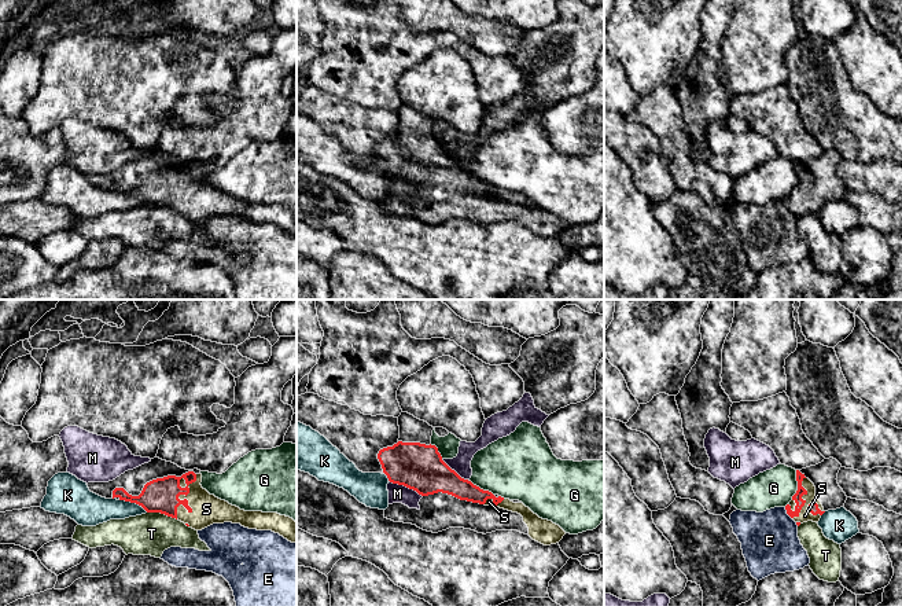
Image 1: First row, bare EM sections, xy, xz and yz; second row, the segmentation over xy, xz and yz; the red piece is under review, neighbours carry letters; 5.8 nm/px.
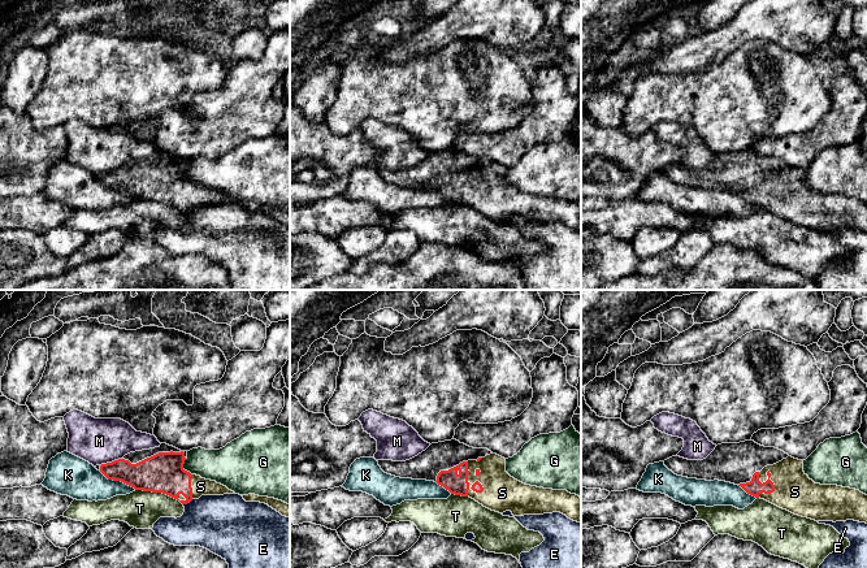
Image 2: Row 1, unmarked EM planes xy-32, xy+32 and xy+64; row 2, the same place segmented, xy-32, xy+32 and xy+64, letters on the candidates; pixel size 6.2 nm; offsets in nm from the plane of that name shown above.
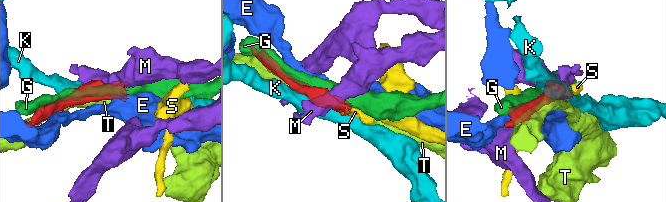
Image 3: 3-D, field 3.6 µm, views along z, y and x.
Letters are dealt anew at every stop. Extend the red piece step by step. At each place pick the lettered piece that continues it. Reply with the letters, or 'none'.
S

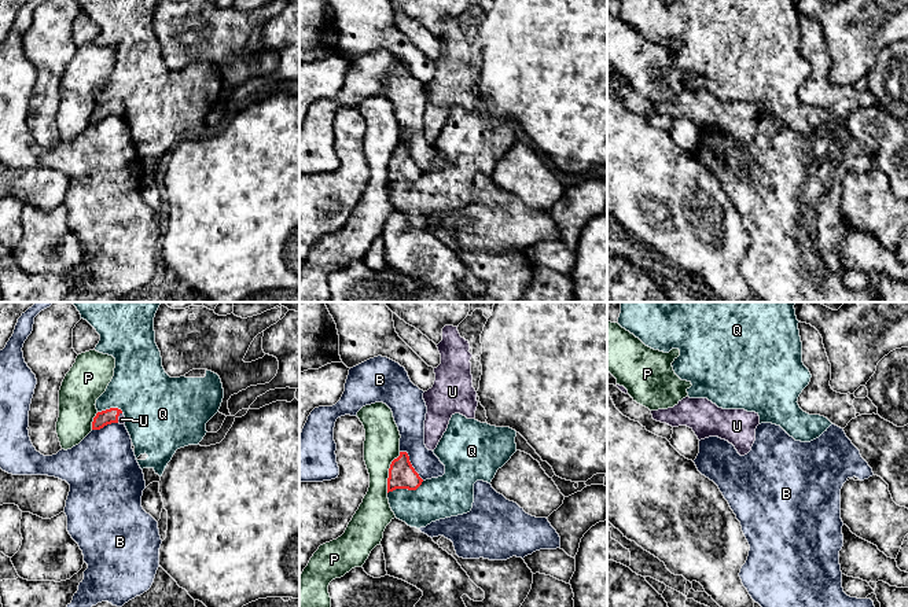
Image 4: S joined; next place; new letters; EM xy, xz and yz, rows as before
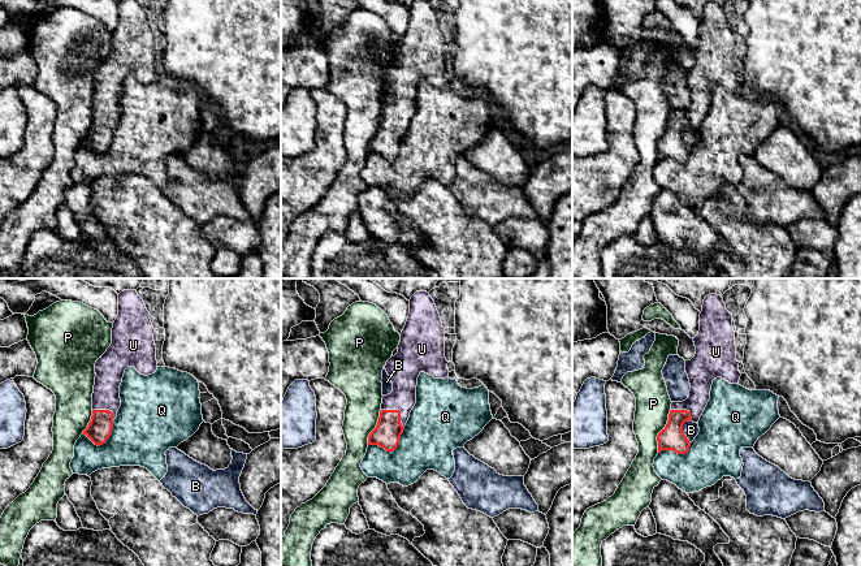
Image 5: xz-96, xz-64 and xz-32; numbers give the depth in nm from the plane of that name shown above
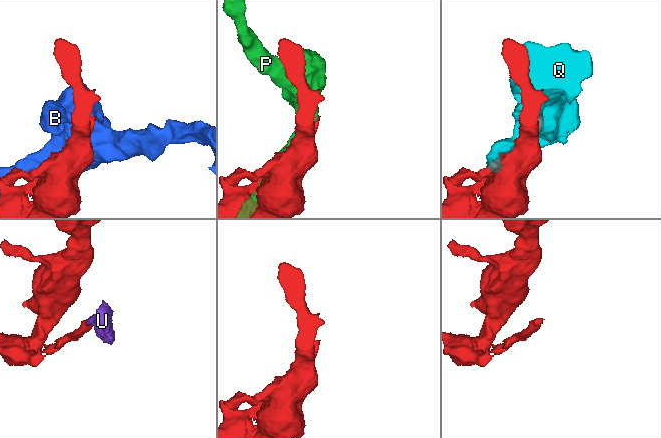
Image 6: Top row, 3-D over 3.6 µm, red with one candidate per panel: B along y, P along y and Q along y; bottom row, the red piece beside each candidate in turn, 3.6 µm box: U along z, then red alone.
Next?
U

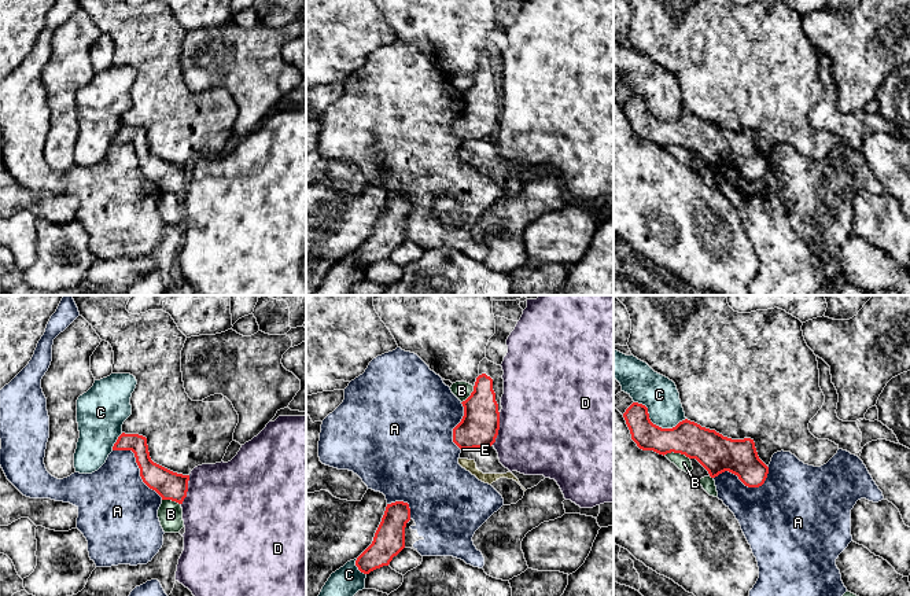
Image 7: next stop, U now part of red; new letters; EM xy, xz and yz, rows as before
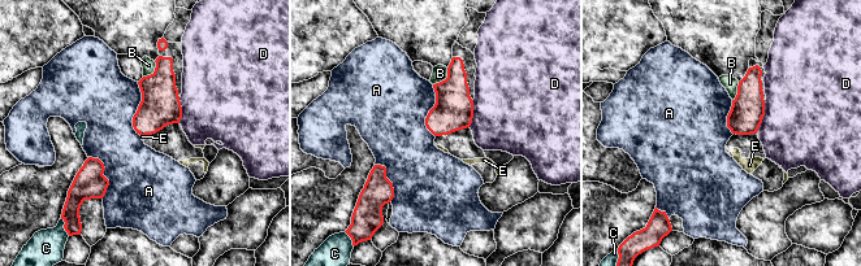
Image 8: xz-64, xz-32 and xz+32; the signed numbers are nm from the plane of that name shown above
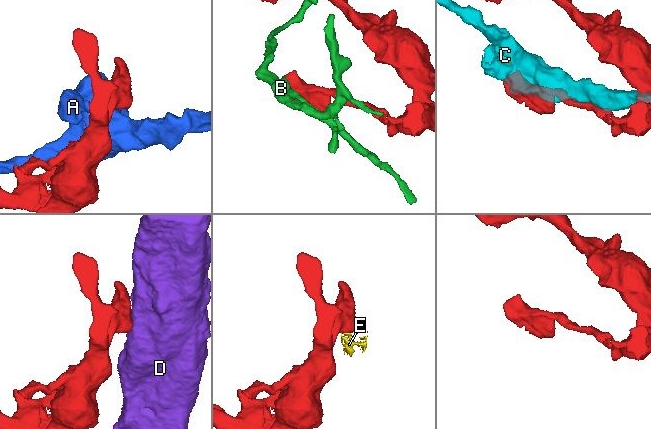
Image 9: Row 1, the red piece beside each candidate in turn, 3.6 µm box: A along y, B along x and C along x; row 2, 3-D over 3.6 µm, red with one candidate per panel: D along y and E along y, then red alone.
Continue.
none

